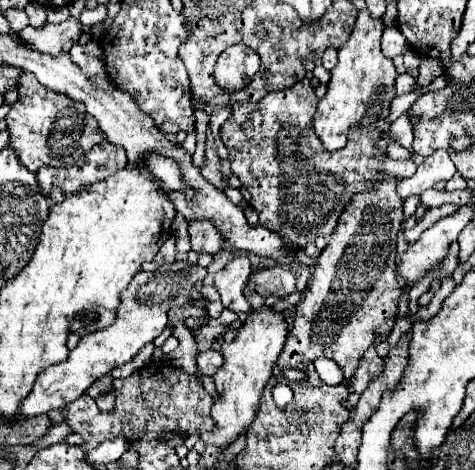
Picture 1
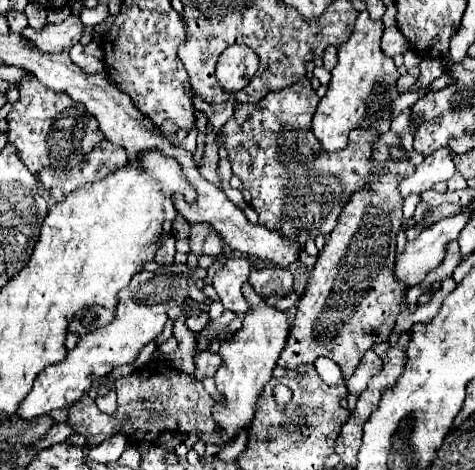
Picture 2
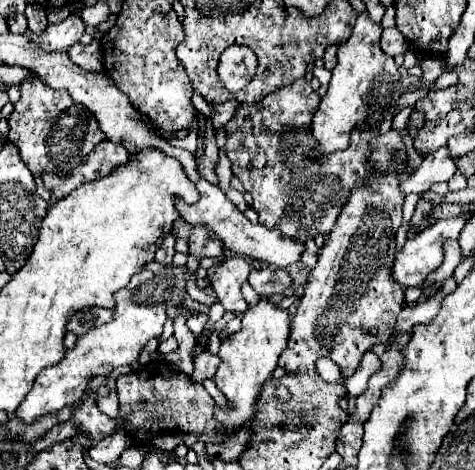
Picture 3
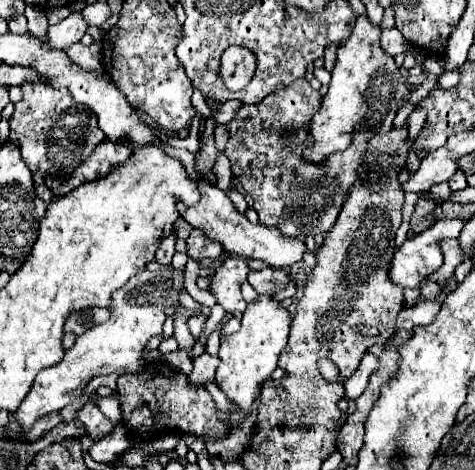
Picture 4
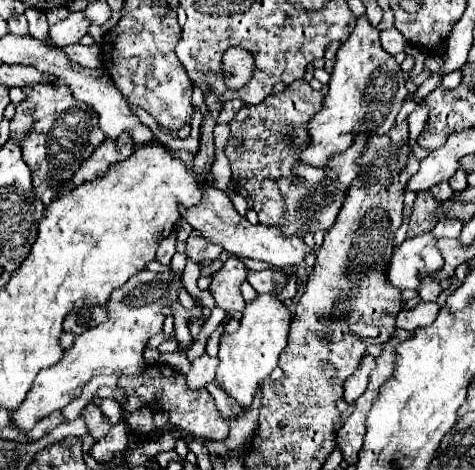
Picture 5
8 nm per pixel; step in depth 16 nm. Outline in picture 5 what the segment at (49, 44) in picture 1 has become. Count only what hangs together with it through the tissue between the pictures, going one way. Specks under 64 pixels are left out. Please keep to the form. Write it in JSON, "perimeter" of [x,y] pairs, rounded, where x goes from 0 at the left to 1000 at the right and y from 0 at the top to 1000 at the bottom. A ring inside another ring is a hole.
{"perimeter":[[[177,26],[143,30],[143,38],[105,55],[105,94],[118,102],[160,94],[177,72],[185,72],[185,60],[189,60],[189,43],[177,34]]]}

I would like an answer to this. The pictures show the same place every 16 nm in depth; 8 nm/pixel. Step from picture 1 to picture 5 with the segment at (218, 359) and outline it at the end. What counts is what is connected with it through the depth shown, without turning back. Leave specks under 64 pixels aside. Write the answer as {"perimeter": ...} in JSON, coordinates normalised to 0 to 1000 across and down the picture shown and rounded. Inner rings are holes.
{"perimeter":[[[438,753],[421,757],[417,766],[404,770],[400,791],[392,796],[392,817],[404,830],[425,830],[442,813],[451,813],[451,796],[459,783],[459,762],[442,762]]]}

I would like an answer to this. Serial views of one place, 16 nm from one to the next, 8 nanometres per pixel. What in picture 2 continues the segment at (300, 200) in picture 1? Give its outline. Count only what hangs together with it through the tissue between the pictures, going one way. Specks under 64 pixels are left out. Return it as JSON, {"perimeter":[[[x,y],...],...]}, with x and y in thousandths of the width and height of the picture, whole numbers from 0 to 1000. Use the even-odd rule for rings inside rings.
{"perimeter":[[[627,170],[585,200],[564,200],[543,221],[501,221],[493,247],[467,268],[476,294],[480,336],[488,366],[509,383],[514,404],[531,417],[531,443],[547,460],[547,477],[573,489],[589,481],[623,481],[623,498],[598,494],[598,502],[644,519],[648,506],[699,494],[733,417],[741,404],[779,396],[783,374],[834,370],[867,374],[872,349],[863,340],[817,340],[813,349],[783,340],[783,298],[796,281],[783,272],[741,277],[728,319],[682,332],[657,332],[665,323],[665,289],[657,289],[657,247],[669,230],[669,200],[657,191],[653,170]]]}

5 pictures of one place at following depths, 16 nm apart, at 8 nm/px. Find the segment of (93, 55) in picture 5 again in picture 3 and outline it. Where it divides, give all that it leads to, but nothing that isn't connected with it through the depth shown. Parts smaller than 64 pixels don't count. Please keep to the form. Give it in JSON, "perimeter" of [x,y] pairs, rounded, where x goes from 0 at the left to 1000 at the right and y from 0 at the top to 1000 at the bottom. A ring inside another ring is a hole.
{"perimeter":[[[194,89],[185,98],[177,94],[156,94],[152,102],[143,102],[143,119],[152,123],[156,136],[164,136],[168,145],[185,149],[185,153],[202,153],[202,149],[215,149],[215,98],[211,89]]]}

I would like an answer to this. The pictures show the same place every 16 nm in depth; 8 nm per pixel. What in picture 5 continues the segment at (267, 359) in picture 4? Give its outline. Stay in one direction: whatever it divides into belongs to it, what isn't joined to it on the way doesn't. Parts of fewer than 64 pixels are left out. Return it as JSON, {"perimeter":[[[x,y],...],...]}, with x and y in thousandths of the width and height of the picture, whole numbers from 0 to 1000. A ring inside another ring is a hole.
{"perimeter":[[[543,626],[531,643],[518,643],[505,677],[505,698],[488,711],[463,715],[463,779],[455,787],[455,813],[484,847],[509,860],[514,872],[522,872],[531,860],[543,813],[564,804],[568,791],[585,779],[585,757],[602,740],[611,681],[615,664],[598,651],[594,638],[585,638],[581,626]]]}

